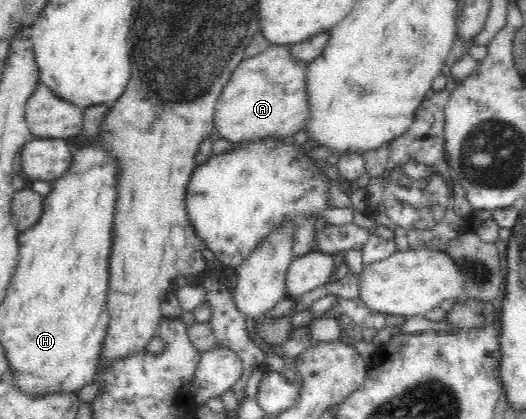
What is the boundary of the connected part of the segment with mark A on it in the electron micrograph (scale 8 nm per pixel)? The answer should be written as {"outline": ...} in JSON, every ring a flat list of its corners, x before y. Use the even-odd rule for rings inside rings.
{"outline":[[270,44,261,54,245,56,237,65,235,72,227,81,218,98,214,112,214,125,216,131,232,144,243,140,257,140,257,138,287,138,293,137,299,130,305,130,310,108,308,103,308,90,306,87,306,74,308,63,293,58,289,45]]}

